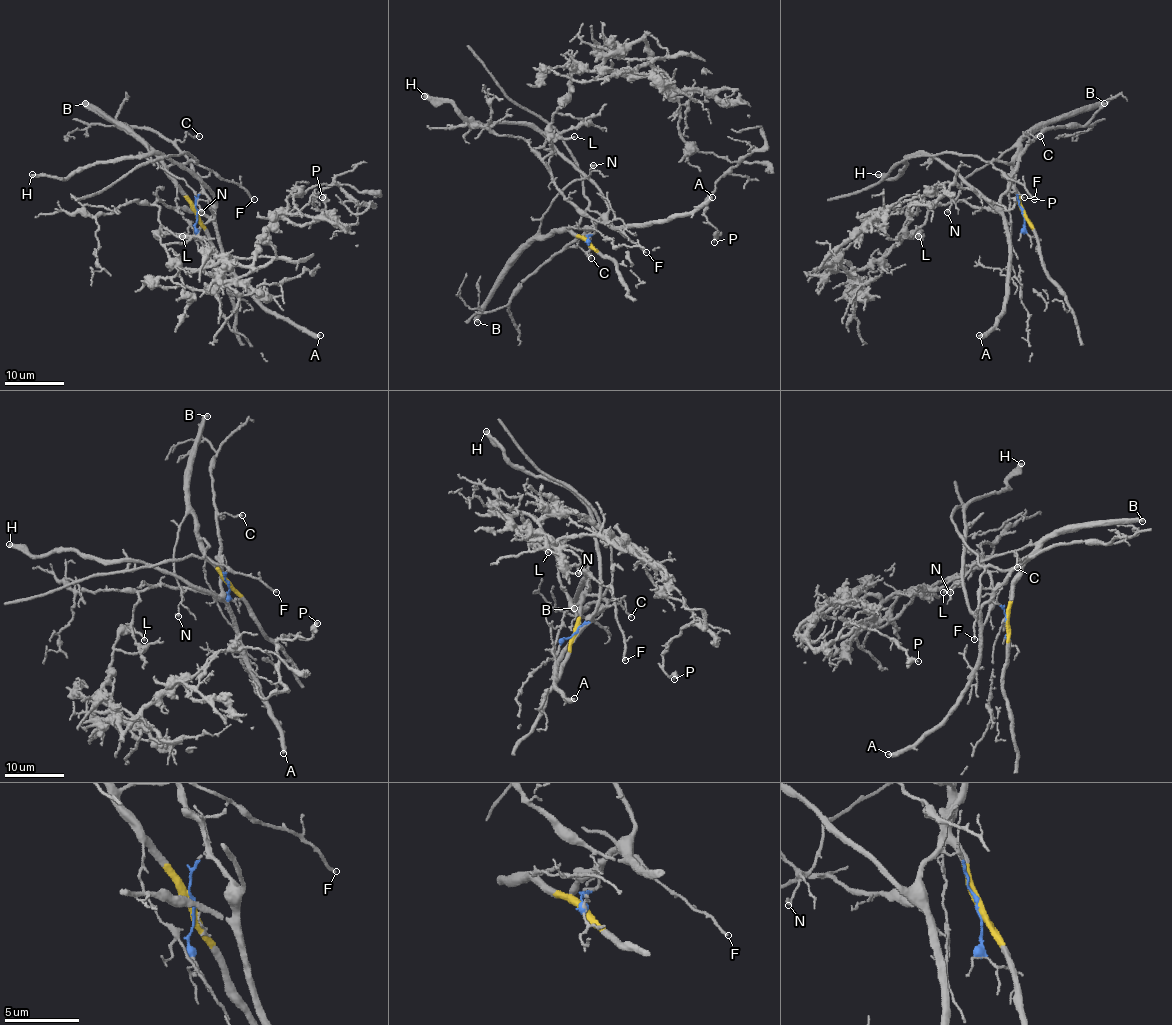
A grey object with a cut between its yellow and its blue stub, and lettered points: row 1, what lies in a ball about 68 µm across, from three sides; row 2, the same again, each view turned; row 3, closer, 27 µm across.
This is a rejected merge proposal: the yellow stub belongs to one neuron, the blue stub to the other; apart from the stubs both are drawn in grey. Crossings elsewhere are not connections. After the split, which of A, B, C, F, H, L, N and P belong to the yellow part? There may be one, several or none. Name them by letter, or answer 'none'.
B, F, N

